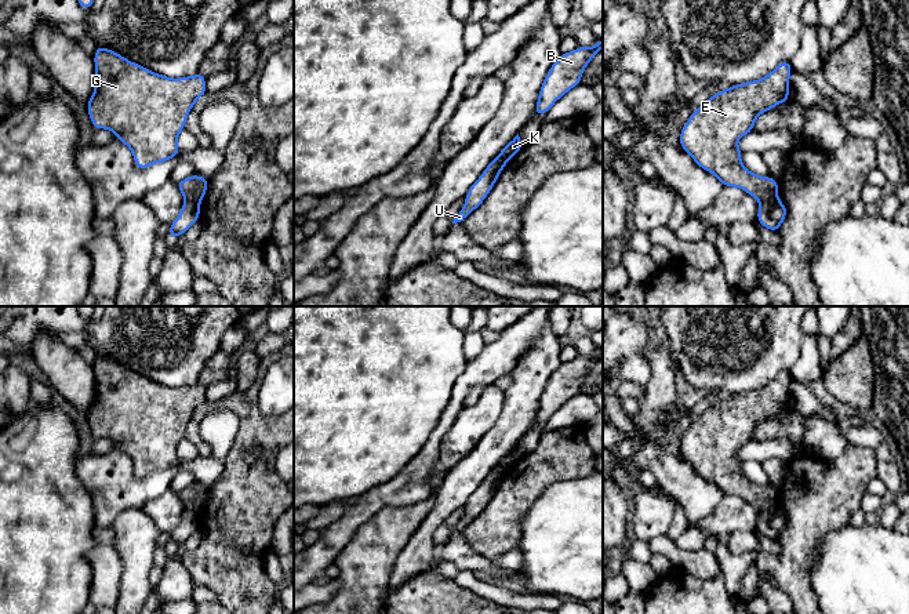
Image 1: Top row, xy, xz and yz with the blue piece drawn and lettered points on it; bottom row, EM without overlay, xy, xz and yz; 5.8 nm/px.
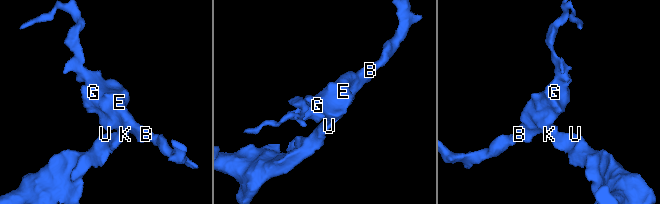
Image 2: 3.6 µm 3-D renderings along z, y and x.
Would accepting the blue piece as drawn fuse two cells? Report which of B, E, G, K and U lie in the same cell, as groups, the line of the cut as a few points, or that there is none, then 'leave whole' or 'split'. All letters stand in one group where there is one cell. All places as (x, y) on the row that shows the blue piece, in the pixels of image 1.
B E G K / U | yz (775, 196), (762, 203) | split

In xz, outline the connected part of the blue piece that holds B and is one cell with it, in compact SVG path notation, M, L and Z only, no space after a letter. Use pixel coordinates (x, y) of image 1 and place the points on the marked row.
M597 39L592 48L578 46L577 50L561 54L546 73L534 115L548 113L559 98L581 84L583 69L601 48L603 40Z

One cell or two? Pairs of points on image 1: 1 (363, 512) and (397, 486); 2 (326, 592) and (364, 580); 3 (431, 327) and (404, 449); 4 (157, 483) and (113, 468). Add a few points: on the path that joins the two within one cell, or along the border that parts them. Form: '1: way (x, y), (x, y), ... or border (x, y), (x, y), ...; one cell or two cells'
1: way (371, 504), (378, 497), (389, 494); one cell
2: border (335, 580), (337, 589), (328, 599); two cells
3: way (410, 358), (410, 418); one cell
4: way (146, 484), (130, 484), (124, 479); one cell

